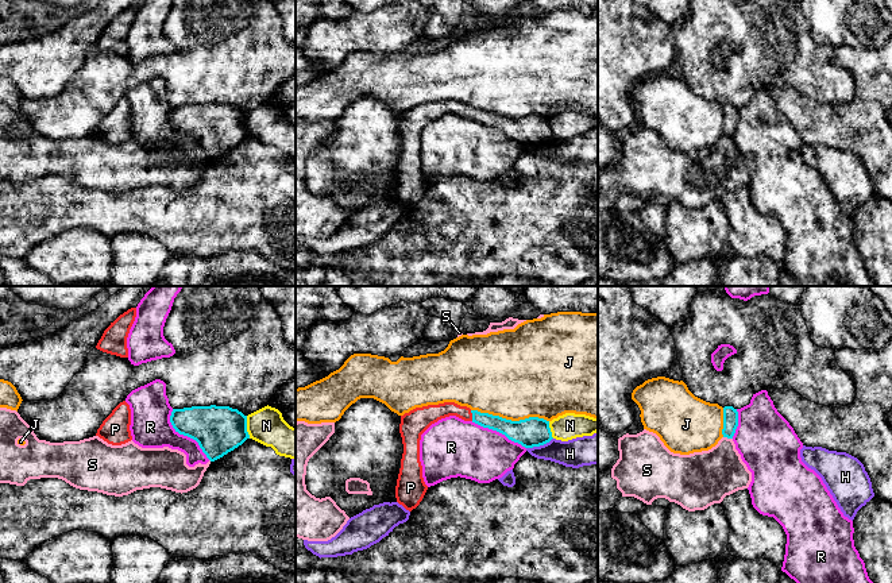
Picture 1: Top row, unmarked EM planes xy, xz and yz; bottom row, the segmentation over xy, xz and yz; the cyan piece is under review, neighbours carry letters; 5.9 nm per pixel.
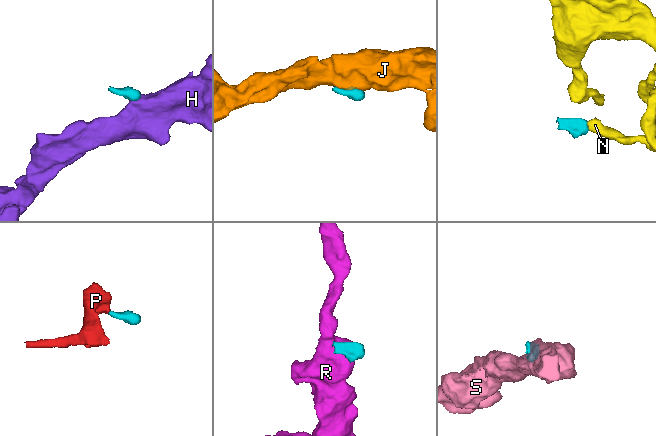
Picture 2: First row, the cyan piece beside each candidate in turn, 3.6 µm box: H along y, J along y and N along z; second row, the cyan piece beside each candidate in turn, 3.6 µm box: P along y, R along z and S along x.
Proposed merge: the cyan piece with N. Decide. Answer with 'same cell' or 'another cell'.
another cell

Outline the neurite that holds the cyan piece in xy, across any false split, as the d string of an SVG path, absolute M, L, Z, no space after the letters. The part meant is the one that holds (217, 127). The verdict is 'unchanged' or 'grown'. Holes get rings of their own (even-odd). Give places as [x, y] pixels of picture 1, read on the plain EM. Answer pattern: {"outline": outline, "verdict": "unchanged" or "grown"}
{"outline": "M229 104L173 107L170 120L175 130L196 138L211 159L250 136L247 113Z", "verdict": "unchanged"}

